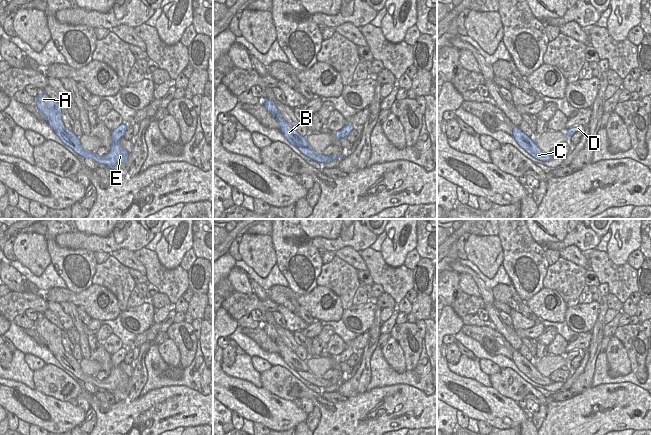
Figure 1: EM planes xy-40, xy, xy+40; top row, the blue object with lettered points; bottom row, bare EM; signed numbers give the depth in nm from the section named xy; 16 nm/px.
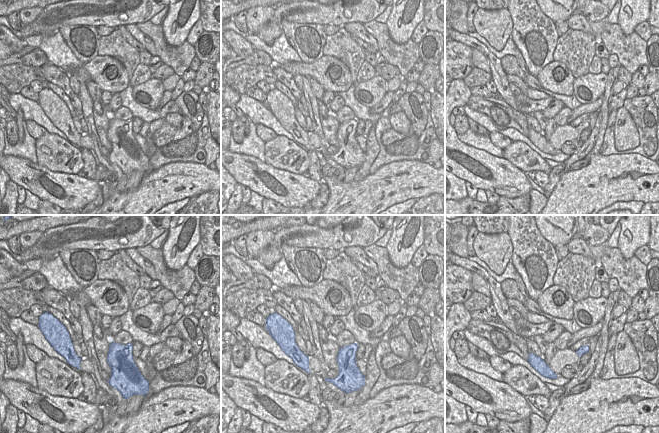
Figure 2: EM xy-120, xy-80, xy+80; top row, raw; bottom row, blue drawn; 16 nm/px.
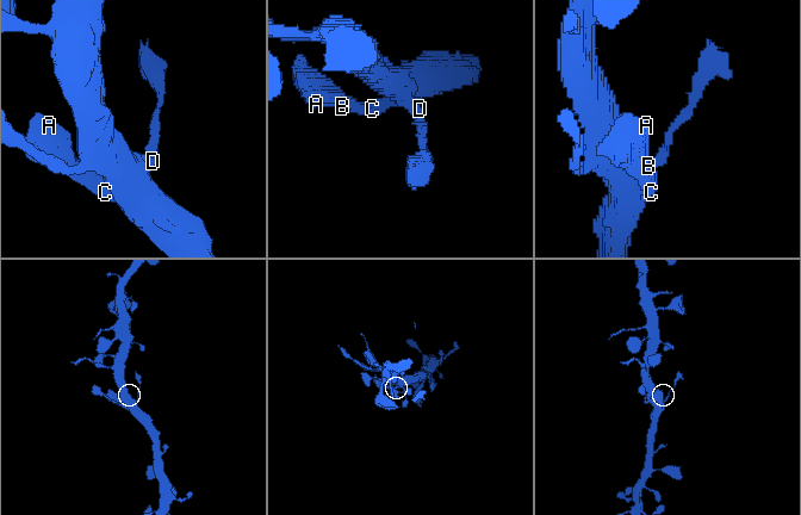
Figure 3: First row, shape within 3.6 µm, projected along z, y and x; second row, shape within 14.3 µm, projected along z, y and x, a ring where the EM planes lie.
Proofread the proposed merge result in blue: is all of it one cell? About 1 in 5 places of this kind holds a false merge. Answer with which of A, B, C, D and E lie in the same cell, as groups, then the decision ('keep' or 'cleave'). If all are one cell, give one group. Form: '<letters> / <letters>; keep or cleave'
A B C D E; keep

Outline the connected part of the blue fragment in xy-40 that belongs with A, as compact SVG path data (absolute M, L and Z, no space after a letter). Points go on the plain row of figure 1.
M43 316L36 321L34 328L42 337L44 345L54 355L59 363L80 381L91 383L96 388L102 388L111 393L128 384L128 375L122 372L119 368L120 363L123 362L128 352L127 348L122 347L116 353L111 355L111 370L109 377L107 380L100 381L96 377L84 374L79 361L77 361L73 355L70 355L65 351L61 341L62 330L59 327Z

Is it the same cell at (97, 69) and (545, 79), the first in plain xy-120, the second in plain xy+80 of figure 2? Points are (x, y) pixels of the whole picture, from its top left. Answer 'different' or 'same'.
same

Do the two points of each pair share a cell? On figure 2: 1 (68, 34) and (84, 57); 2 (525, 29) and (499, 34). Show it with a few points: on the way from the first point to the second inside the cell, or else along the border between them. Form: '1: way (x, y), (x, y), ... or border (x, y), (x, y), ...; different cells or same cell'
1: way (70, 40), (79, 52); same cell
2: border (507, 10), (512, 22), (510, 37); different cells

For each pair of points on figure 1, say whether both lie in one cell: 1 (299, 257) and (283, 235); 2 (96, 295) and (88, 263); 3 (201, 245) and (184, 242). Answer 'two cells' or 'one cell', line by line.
1: one cell
2: two cells
3: two cells

